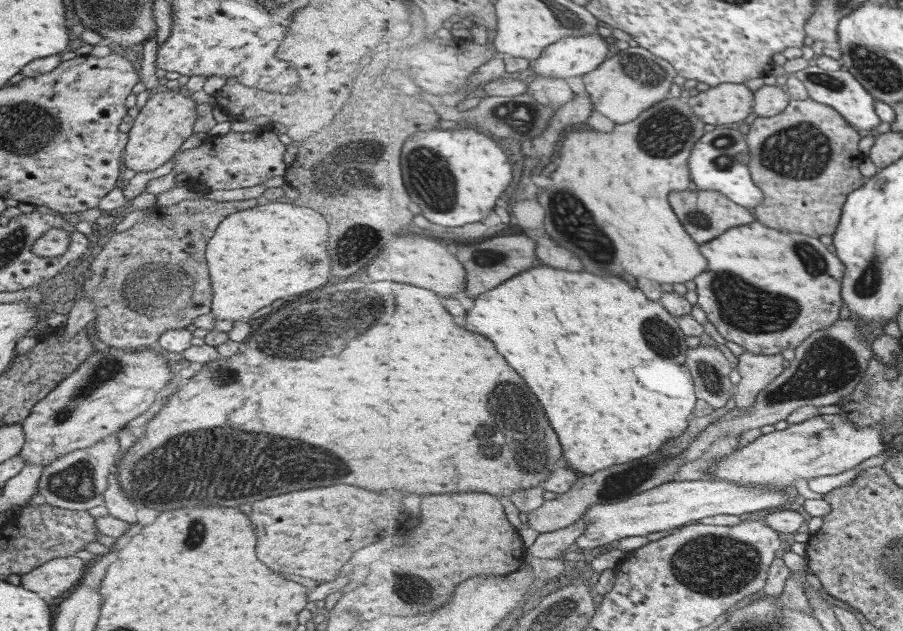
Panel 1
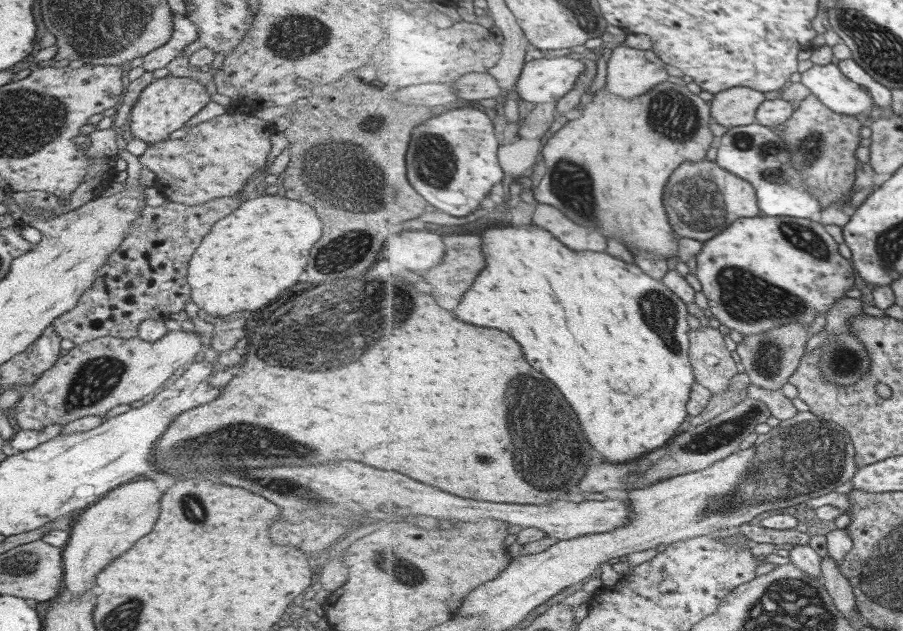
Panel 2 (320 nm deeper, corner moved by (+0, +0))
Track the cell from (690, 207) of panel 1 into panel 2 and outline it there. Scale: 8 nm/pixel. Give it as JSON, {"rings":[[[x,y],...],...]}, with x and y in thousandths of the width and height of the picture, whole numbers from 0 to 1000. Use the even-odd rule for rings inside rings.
{"rings":[[[779,252],[777,255],[763,255],[763,260],[754,260],[744,276],[739,292],[739,334],[742,353],[751,374],[767,377],[774,384],[785,382],[795,369],[803,368],[807,355],[812,355],[821,342],[841,342],[843,331],[839,317],[839,301],[836,293],[813,273],[801,266],[794,255]]]}

